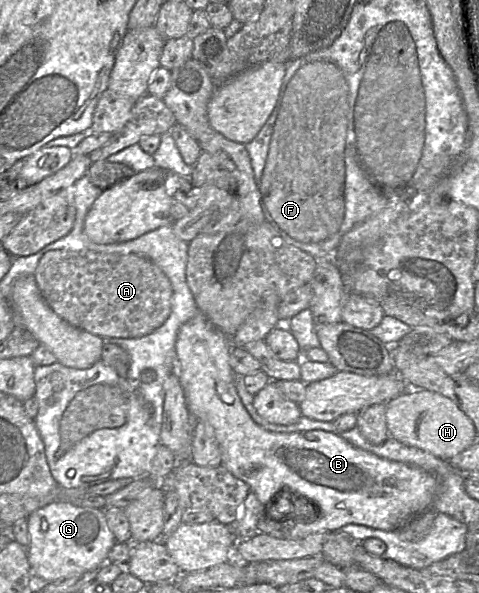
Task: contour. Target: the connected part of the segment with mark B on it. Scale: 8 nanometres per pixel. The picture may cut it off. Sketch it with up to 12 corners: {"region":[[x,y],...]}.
{"region":[[199,312],[176,341],[191,417],[267,507],[280,539],[348,524],[395,531],[436,478],[322,430],[256,424],[231,337]]}

